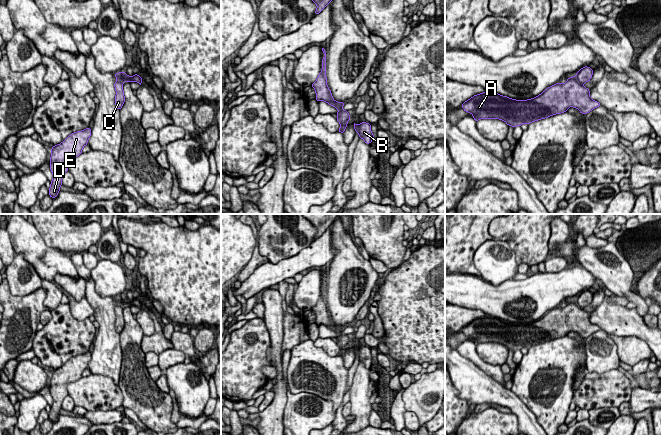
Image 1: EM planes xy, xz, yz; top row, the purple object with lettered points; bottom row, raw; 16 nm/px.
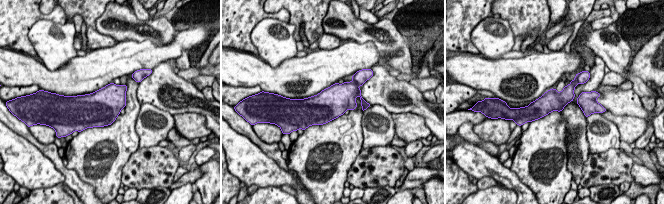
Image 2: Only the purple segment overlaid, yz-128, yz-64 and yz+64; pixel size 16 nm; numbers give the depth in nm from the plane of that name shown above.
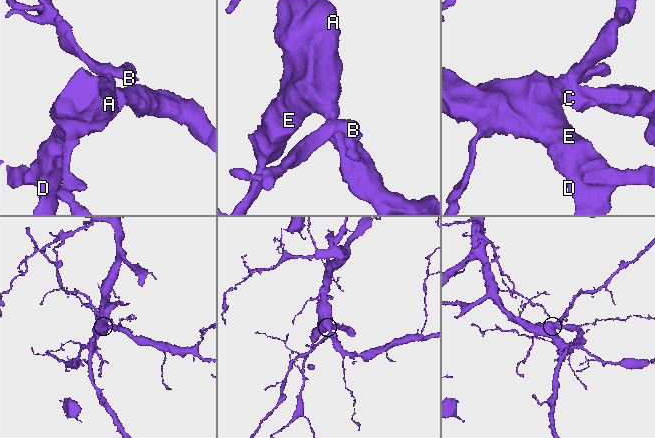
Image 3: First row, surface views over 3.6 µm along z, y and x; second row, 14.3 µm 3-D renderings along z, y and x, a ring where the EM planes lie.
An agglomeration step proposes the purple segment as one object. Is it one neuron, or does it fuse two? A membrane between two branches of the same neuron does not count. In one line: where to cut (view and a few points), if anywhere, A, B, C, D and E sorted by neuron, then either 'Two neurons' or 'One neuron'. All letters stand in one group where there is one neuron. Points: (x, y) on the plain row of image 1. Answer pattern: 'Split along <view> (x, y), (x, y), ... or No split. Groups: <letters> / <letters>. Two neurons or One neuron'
Split along yz (574, 301), (581, 308). Groups: A C D E / B. Two neurons

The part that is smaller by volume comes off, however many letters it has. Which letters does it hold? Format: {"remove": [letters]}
{"remove": ["B"]}

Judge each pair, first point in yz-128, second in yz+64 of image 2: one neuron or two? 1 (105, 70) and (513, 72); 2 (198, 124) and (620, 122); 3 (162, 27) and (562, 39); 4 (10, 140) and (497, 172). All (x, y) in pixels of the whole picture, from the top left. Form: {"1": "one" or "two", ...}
{"1": "one", "2": "one", "3": "two", "4": "one"}

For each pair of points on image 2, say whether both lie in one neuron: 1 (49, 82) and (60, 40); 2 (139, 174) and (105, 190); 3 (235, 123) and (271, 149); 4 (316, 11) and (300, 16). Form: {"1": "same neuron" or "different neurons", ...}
{"1": "different neurons", "2": "different neurons", "3": "same neuron", "4": "same neuron"}

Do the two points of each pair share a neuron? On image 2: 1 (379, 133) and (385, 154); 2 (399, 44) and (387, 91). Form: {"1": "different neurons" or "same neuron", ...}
{"1": "different neurons", "2": "different neurons"}

